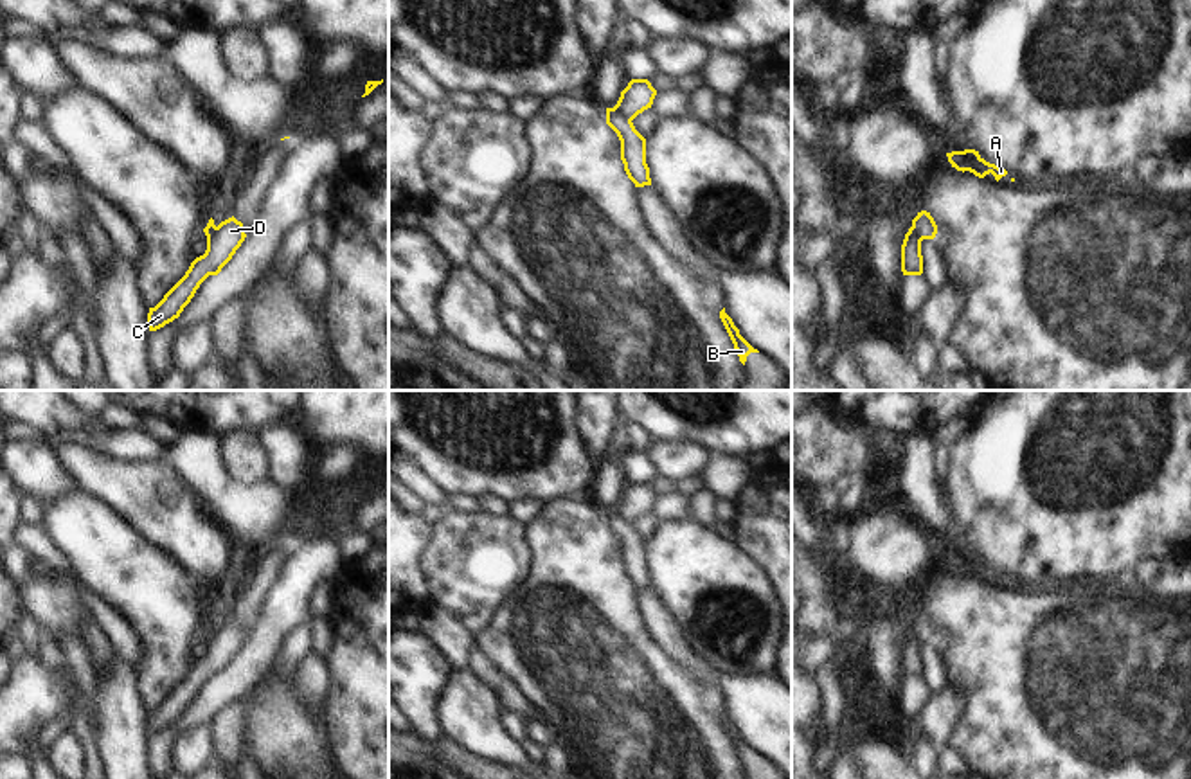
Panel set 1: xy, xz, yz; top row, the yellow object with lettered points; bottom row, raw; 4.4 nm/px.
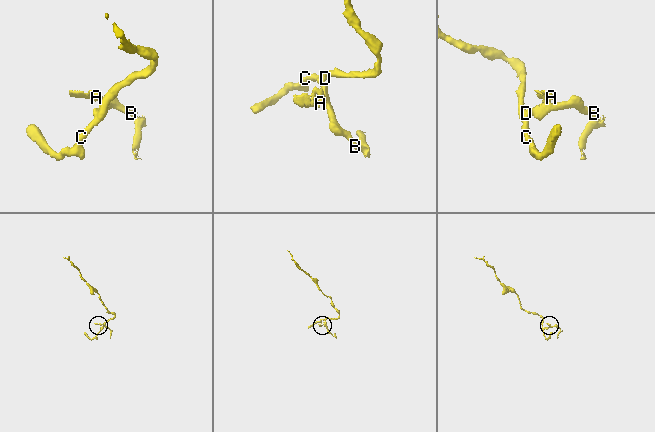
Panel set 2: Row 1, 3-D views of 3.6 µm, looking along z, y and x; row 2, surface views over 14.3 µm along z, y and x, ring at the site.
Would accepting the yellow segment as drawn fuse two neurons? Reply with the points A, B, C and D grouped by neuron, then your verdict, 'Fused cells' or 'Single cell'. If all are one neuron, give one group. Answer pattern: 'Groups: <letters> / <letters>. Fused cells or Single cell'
Groups: A B / C D. Fused cells.

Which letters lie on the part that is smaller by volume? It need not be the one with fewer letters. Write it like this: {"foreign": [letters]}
{"foreign": ["A", "B"]}

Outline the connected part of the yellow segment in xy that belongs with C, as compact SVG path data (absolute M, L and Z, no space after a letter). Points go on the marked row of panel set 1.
M234 216L221 221L207 236L207 250L196 257L185 275L164 295L164 299L149 308L148 326L157 331L180 317L184 308L191 302L200 284L209 275L218 275L221 268L232 259L236 250L245 241L245 227Z

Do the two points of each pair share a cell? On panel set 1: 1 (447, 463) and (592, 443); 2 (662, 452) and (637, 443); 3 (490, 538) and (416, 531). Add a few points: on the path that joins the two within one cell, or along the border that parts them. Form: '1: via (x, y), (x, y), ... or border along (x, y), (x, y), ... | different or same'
1: border along (574, 409), (576, 432), (596, 461) | different
2: border along (652, 441), (643, 450) | different
3: border along (434, 526), (434, 533), (420, 558), (423, 574) | different

